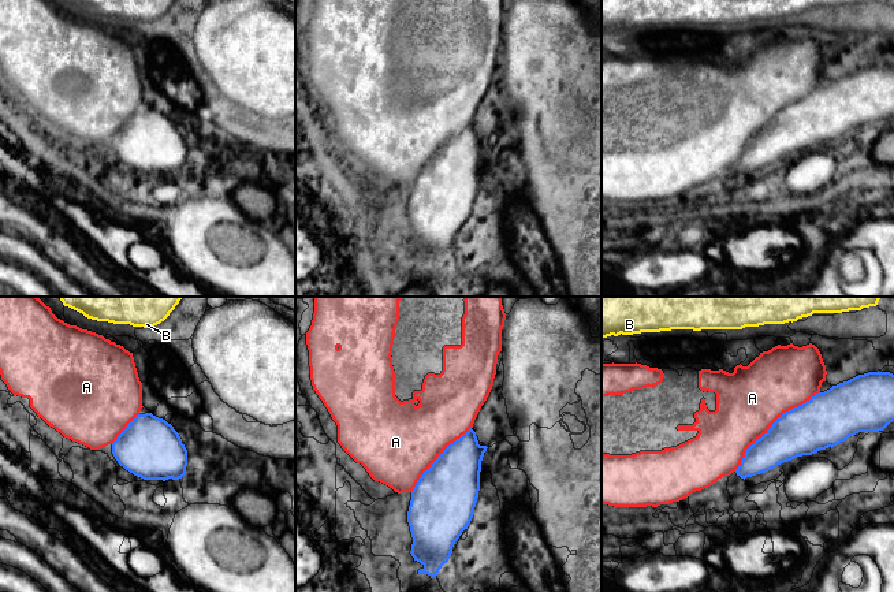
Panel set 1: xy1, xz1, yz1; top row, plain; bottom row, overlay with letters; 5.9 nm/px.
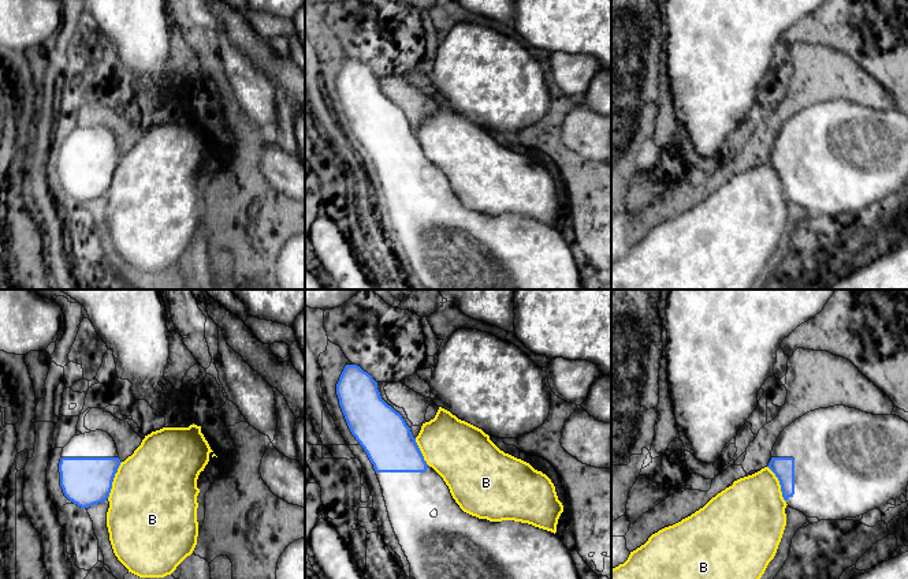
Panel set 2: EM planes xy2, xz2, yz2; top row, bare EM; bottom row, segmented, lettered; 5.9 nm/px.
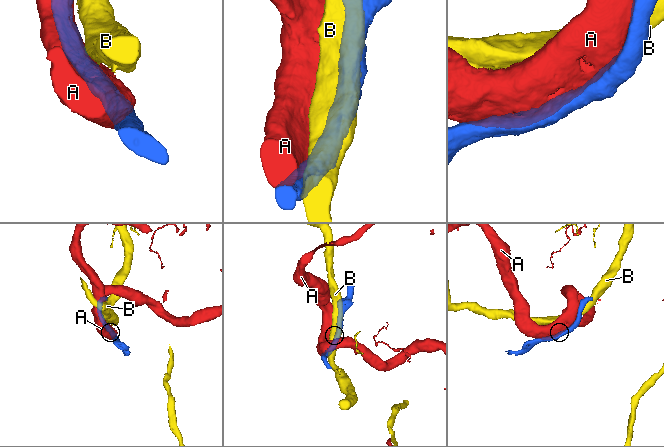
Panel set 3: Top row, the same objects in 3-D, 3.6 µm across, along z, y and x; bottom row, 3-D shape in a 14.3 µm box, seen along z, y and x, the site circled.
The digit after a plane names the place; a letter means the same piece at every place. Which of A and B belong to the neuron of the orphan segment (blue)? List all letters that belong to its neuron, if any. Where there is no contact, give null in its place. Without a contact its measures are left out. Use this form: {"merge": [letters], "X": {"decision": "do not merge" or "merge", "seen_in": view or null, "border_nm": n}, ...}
{"merge": [], "A": {"decision": "do not merge", "seen_in": "yz1", "border_nm": 700}, "B": {"decision": "do not merge", "seen_in": "xy2", "border_nm": 240}}

